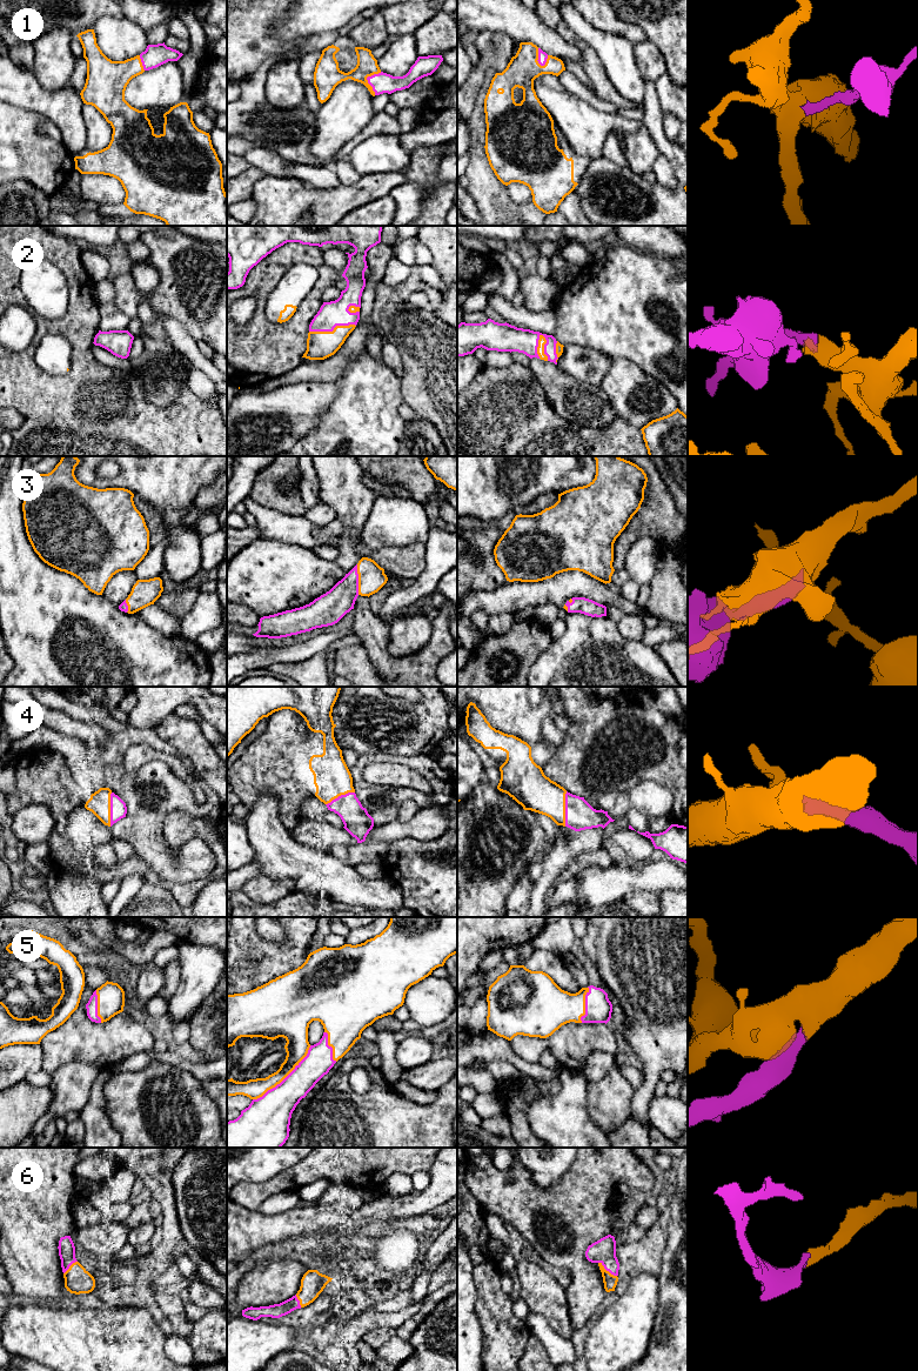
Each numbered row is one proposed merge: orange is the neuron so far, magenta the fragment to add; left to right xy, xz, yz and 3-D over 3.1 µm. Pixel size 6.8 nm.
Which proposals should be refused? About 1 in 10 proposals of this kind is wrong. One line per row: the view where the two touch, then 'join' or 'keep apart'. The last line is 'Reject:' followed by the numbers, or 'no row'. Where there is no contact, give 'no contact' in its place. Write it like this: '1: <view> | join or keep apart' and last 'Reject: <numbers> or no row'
1: xz | join
2: yz | join
3: xz | join
4: yz | join
5: xz | join
6: yz | join
Reject: no row

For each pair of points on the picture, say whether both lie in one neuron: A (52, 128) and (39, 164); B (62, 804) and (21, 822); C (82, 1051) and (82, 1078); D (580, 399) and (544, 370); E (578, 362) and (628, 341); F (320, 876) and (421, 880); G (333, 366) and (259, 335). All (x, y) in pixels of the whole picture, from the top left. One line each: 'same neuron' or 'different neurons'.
A: different neurons
B: different neurons
C: different neurons
D: same neuron
E: different neurons
F: different neurons
G: different neurons

